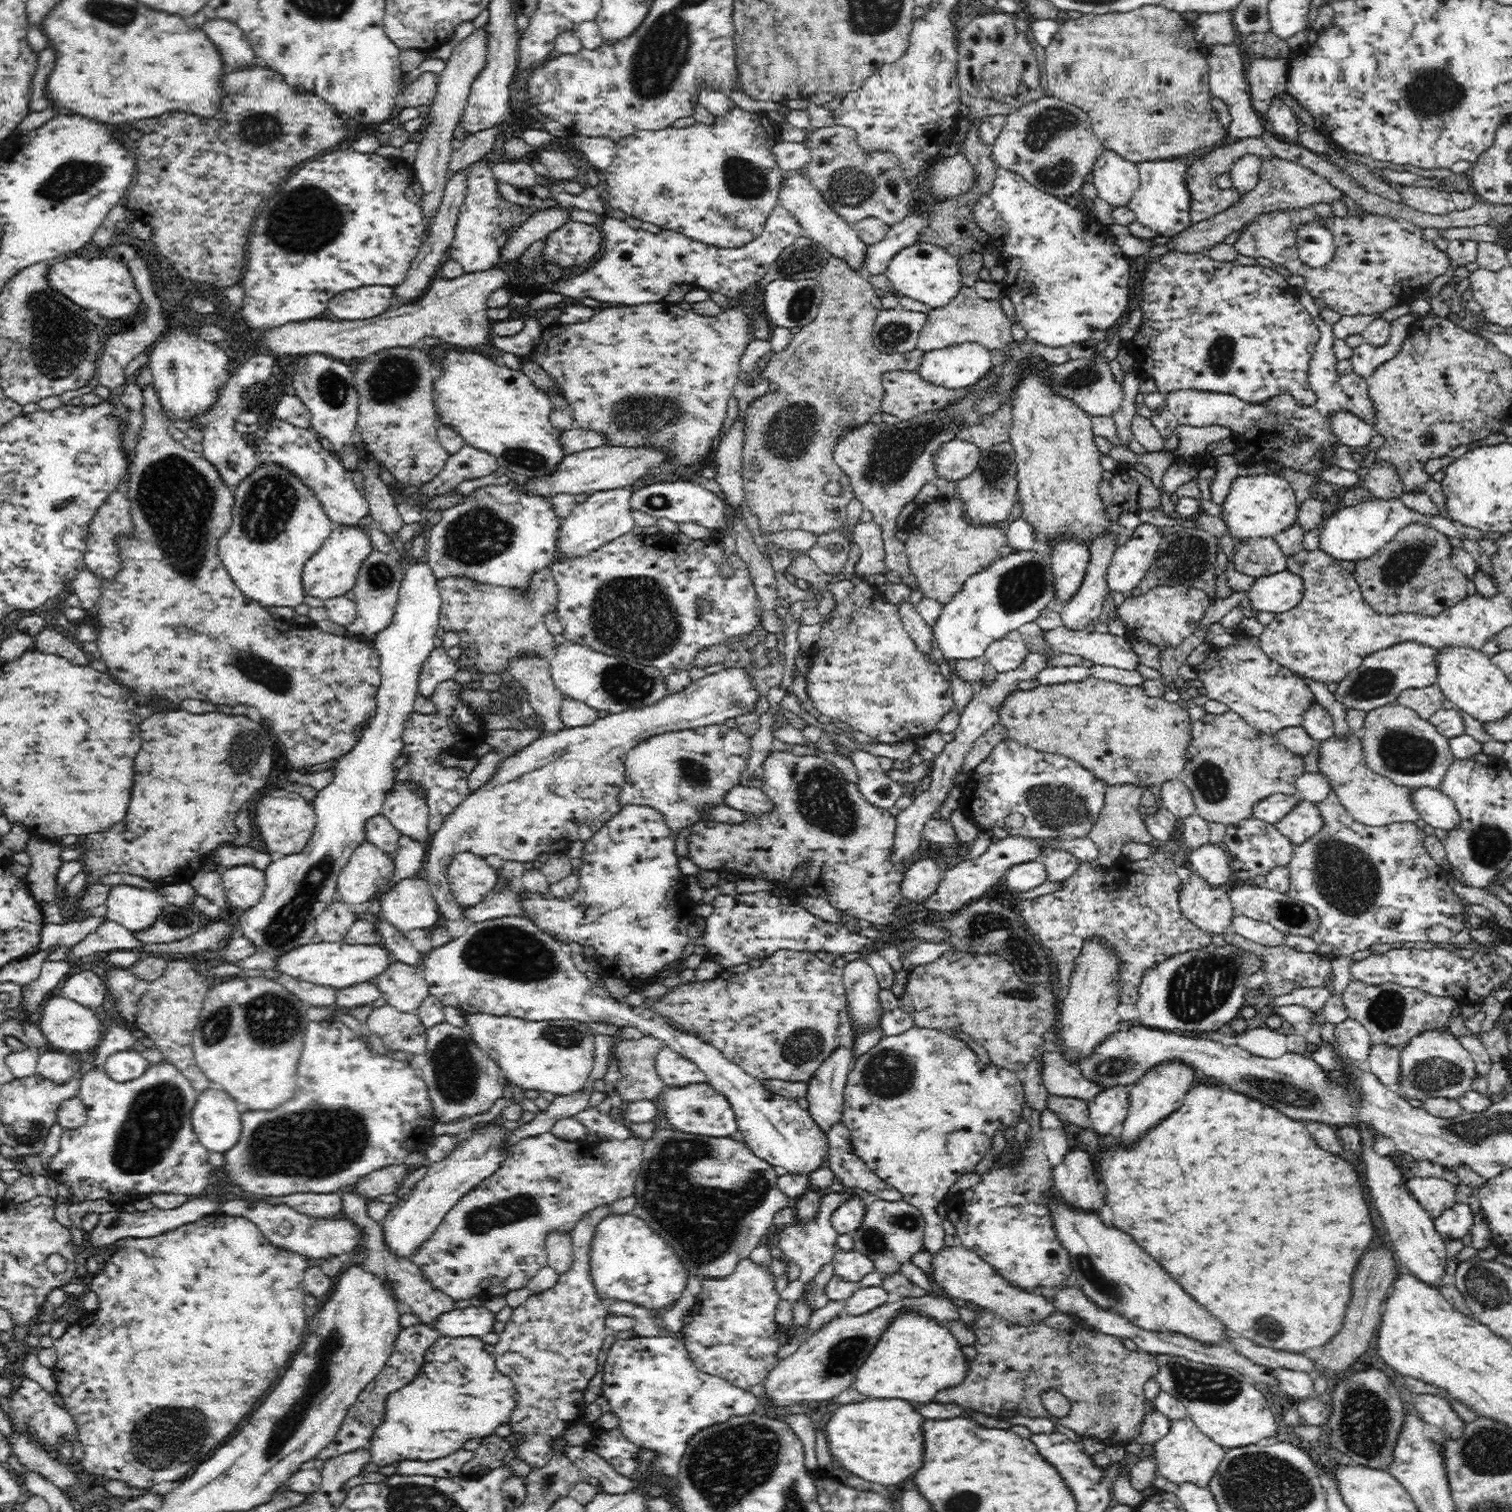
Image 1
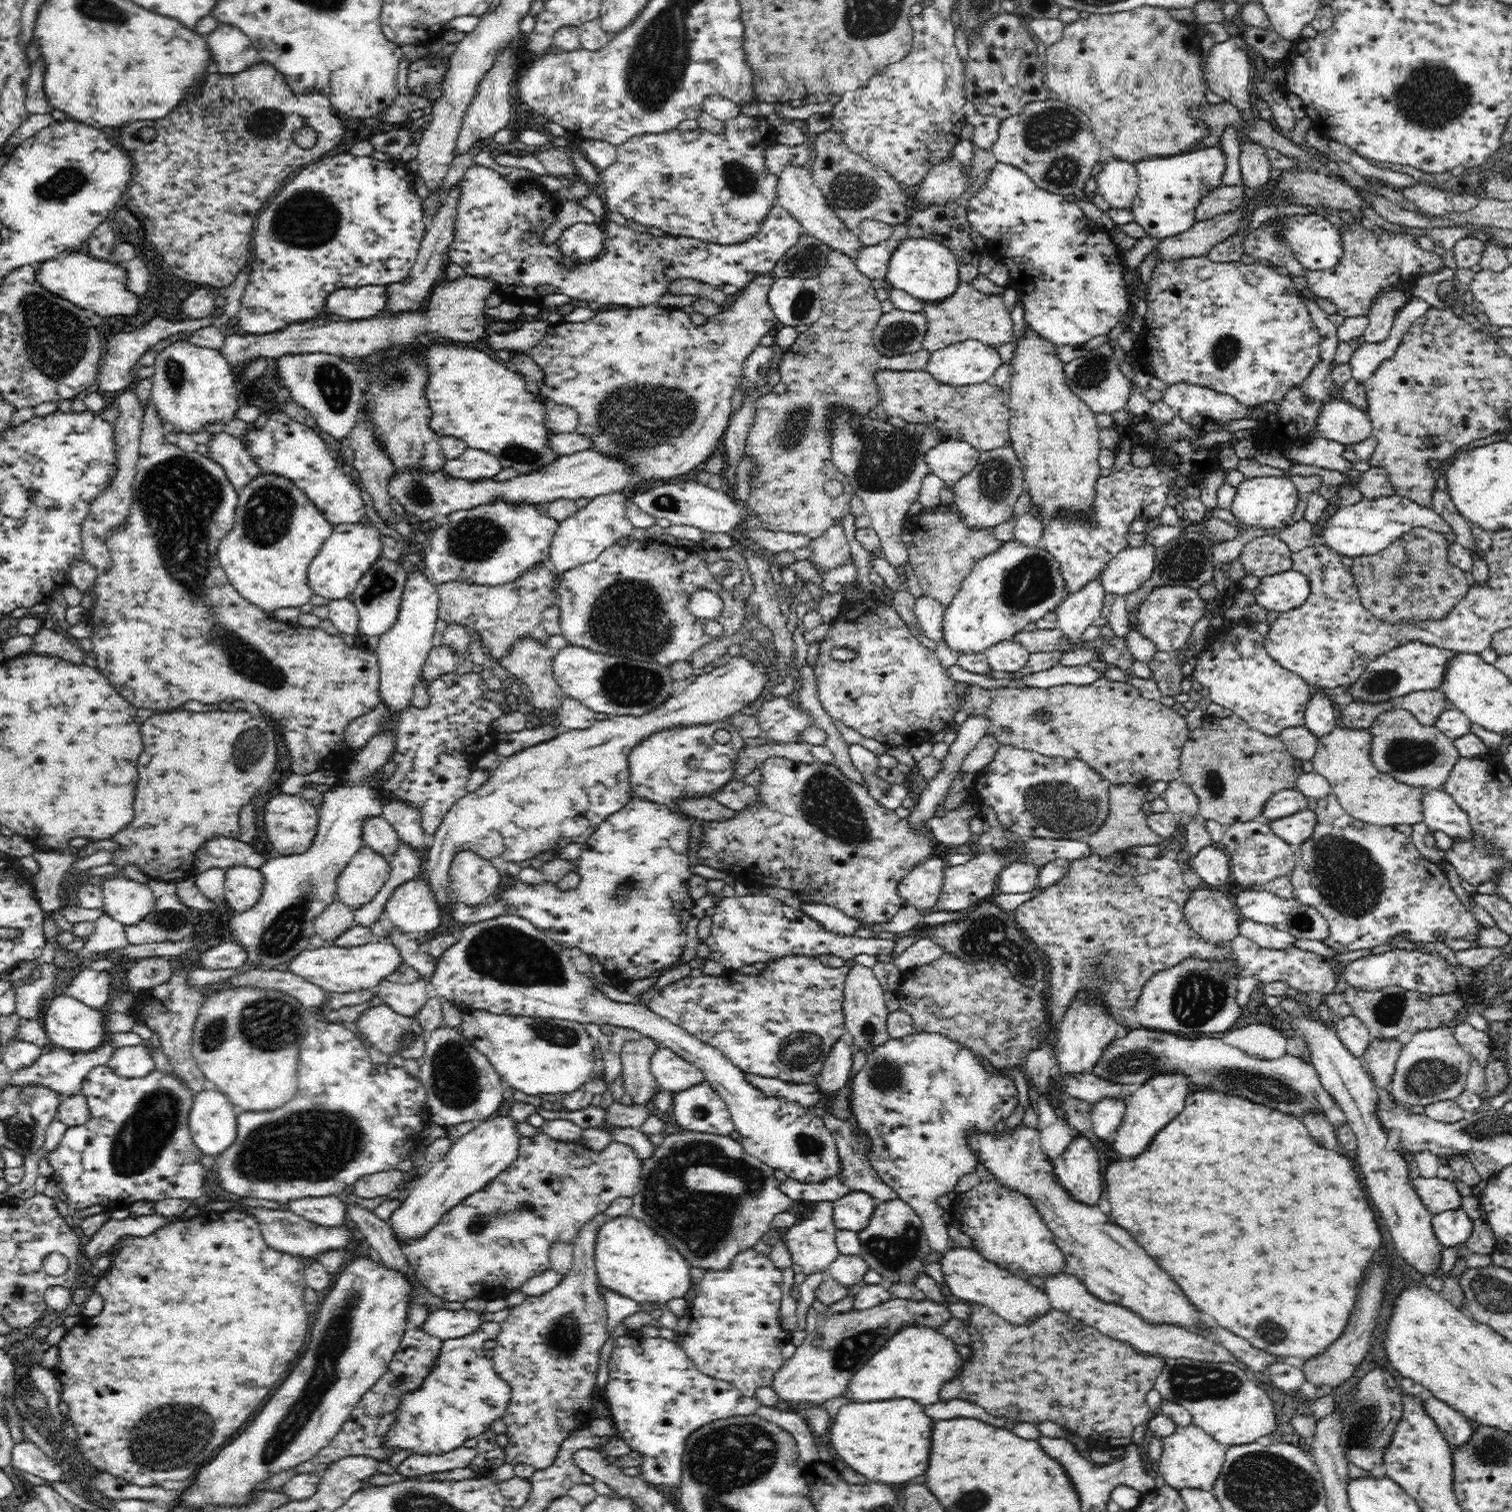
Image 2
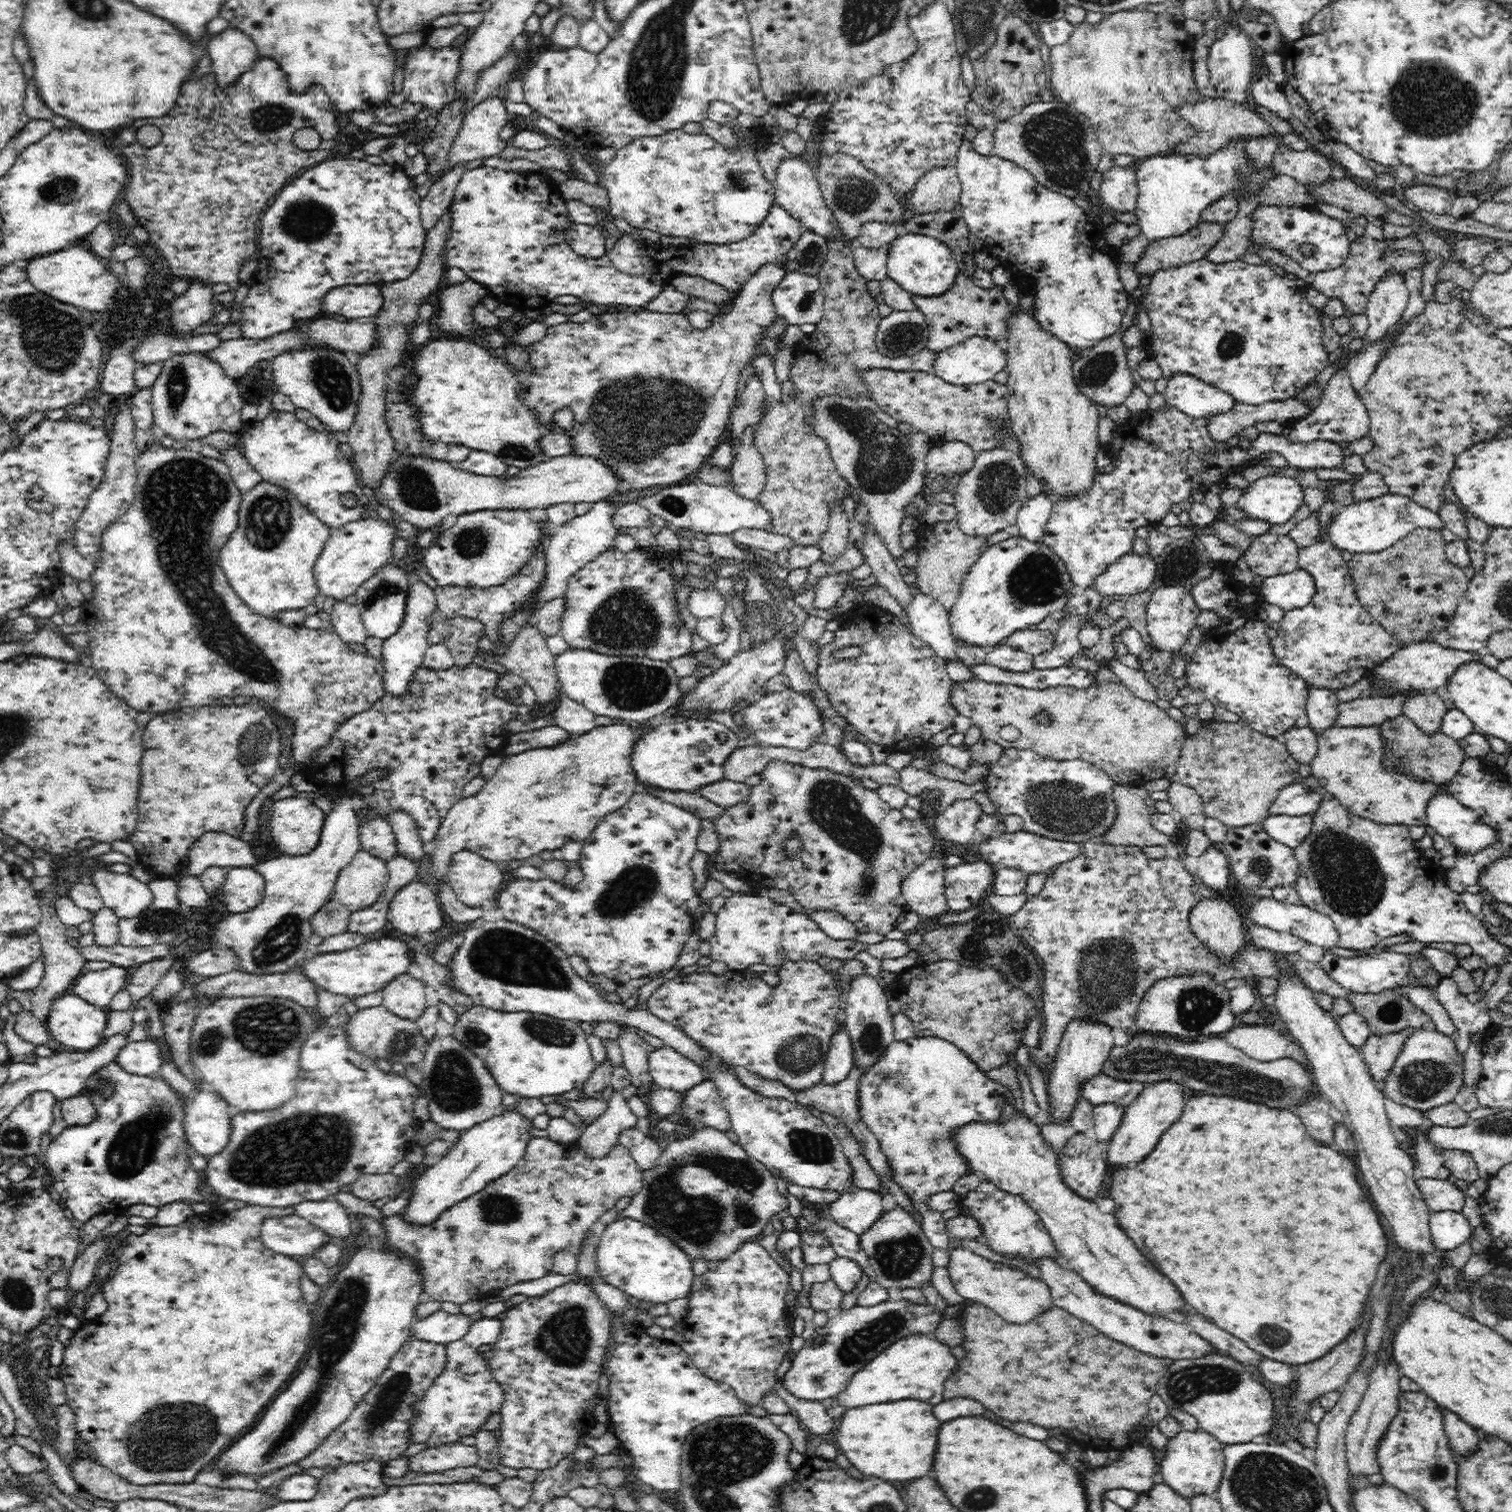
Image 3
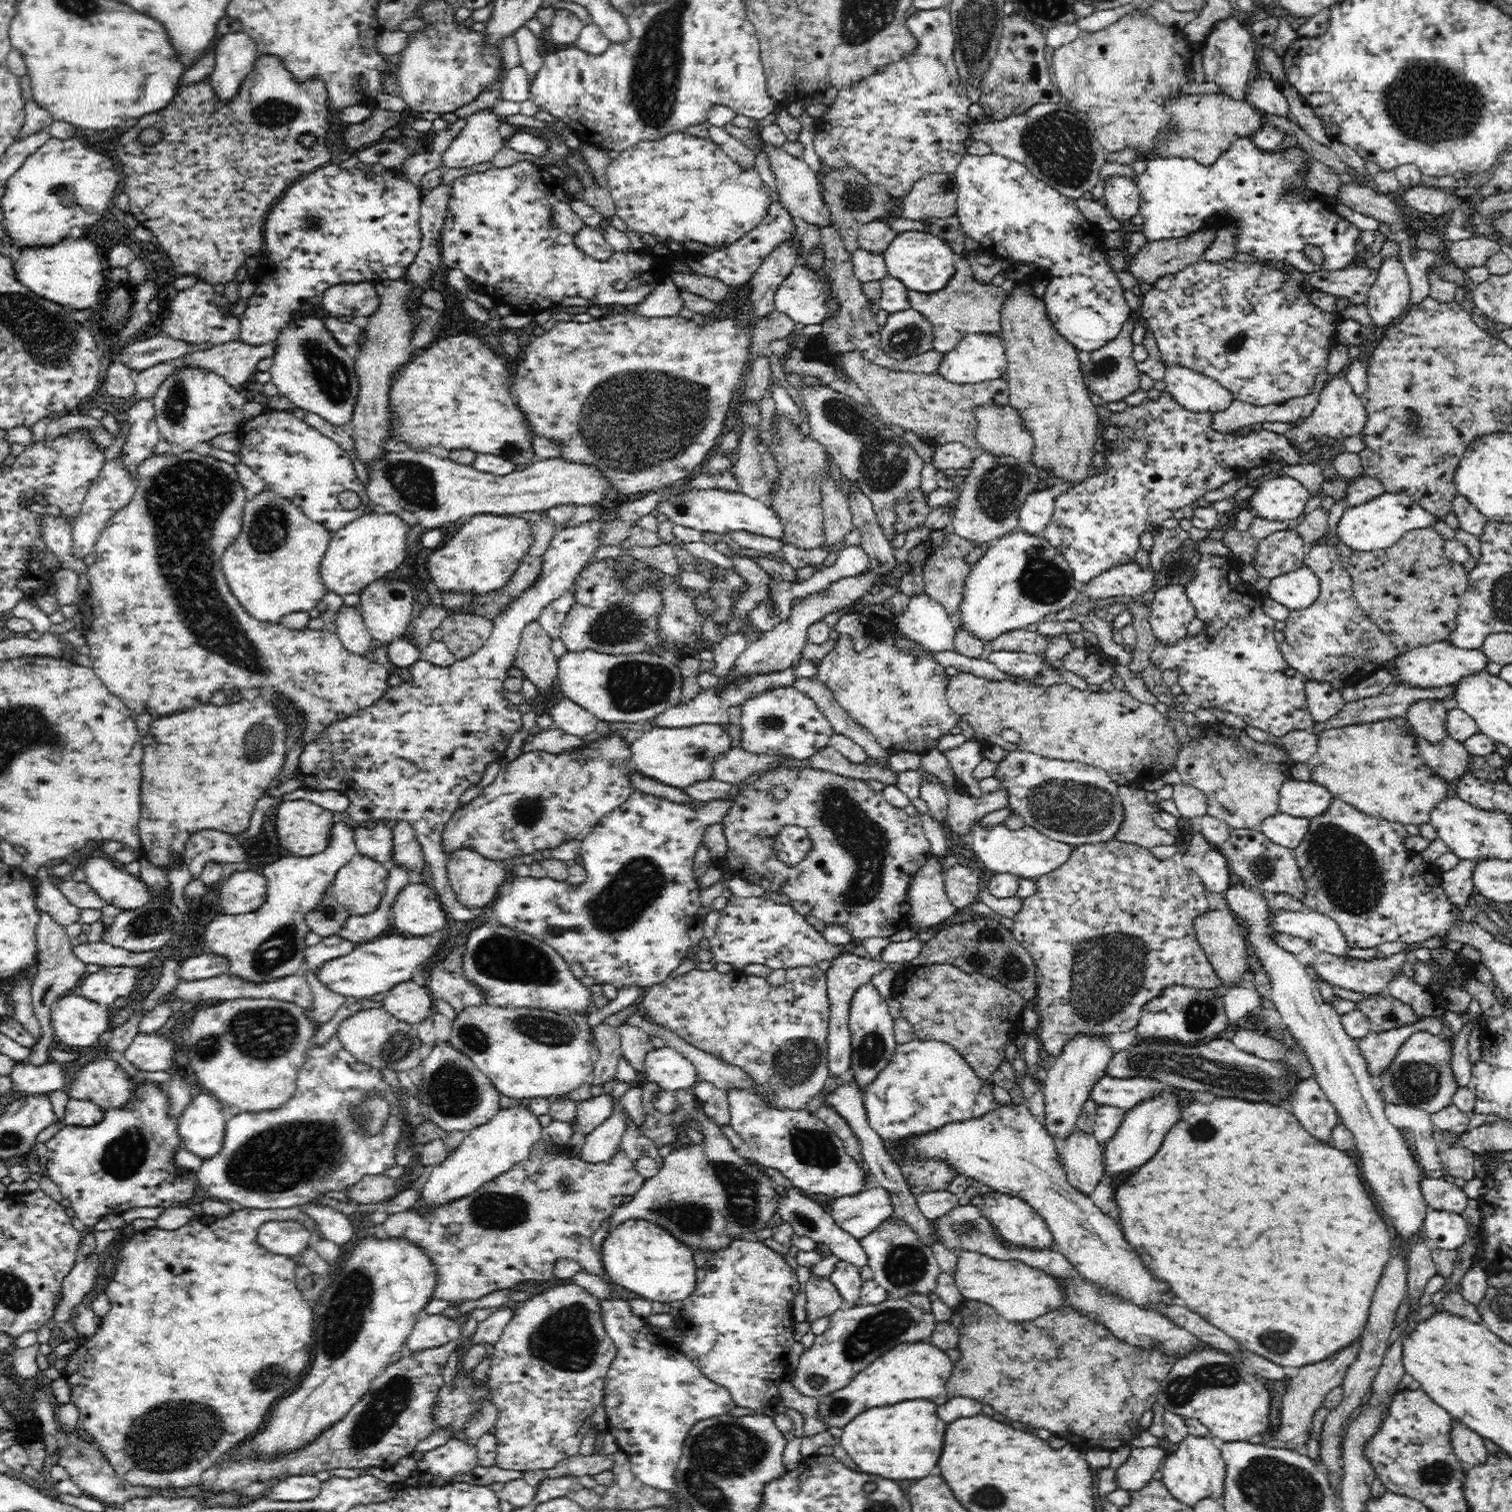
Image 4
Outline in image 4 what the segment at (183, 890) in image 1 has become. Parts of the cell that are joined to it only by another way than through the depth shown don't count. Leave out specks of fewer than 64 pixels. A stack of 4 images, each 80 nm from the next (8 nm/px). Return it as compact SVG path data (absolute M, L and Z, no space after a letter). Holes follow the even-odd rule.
M87 858L82 862L87 883L106 901L106 904L129 913L154 901L149 886L132 875L118 869L109 859Z

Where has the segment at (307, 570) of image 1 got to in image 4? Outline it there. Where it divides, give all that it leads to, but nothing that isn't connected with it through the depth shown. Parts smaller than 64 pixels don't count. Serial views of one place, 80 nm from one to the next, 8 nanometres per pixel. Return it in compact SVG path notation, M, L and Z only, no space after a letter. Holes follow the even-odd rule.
M367 511L364 516L333 531L318 564L324 592L334 592L341 597L356 594L370 581L395 570L406 556L404 538L407 537L408 528L408 524L395 514L380 515Z

